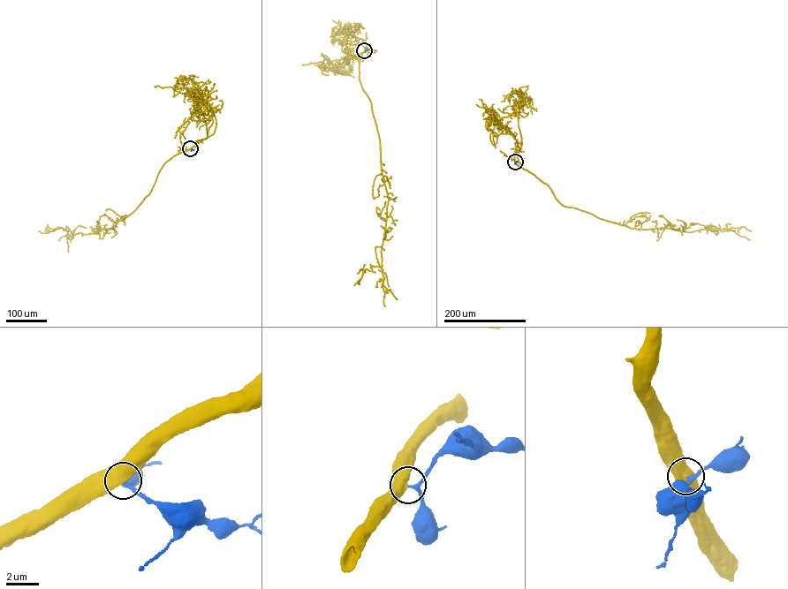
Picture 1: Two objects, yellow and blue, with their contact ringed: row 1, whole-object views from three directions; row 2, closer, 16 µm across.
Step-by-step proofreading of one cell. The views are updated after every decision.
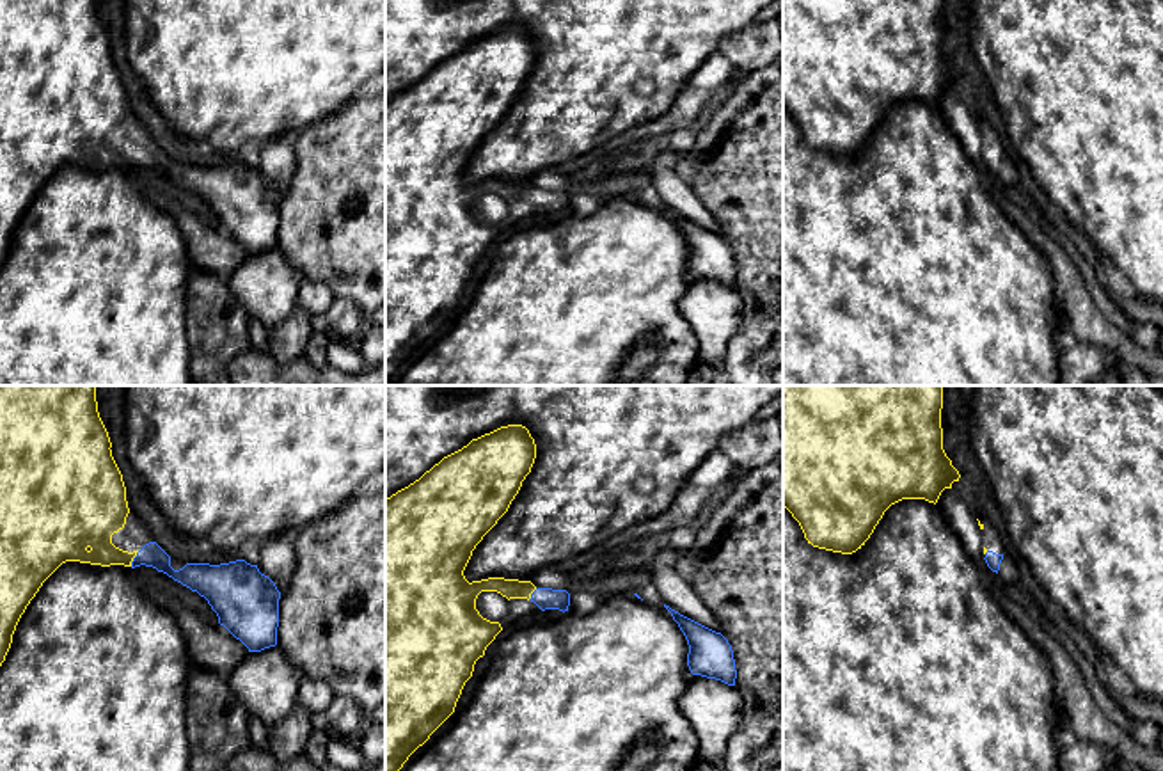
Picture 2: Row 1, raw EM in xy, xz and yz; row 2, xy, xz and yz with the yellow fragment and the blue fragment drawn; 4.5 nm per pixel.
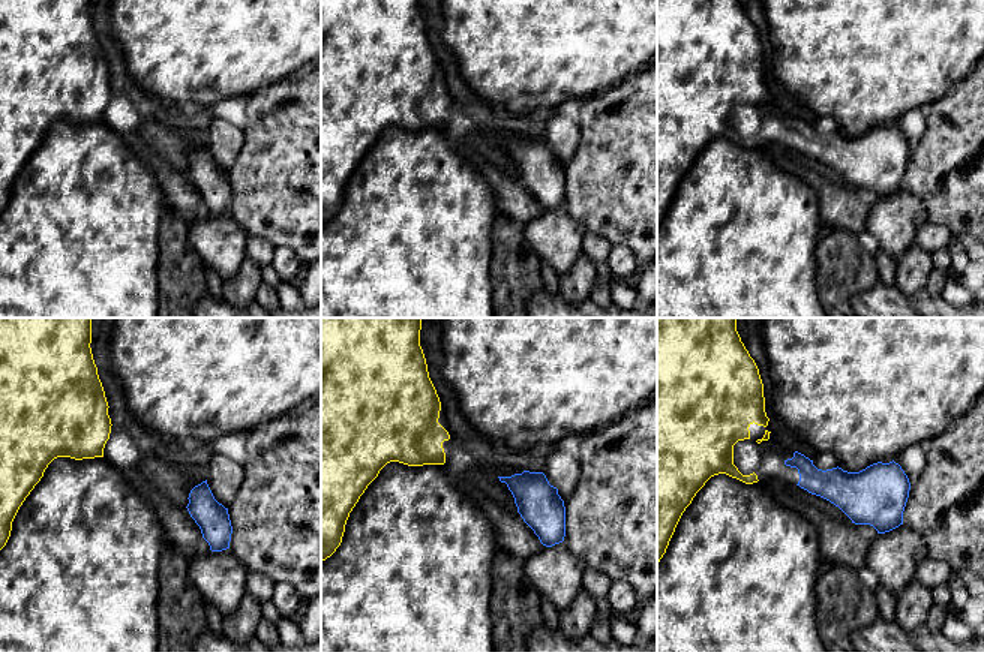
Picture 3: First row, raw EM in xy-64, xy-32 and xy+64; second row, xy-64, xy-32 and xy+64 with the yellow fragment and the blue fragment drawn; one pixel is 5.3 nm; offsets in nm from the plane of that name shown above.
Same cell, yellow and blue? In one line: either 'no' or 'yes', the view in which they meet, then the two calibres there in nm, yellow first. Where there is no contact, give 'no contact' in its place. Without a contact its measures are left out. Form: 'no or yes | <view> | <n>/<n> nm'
yes | xy | 240/110 nm

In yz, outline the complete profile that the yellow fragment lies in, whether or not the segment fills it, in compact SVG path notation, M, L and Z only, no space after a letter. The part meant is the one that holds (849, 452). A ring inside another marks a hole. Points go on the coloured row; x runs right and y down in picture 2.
M783 386L783 506L799 522L808 544L819 549L852 554L865 545L884 512L902 499L938 503L961 474L943 449L943 386Z

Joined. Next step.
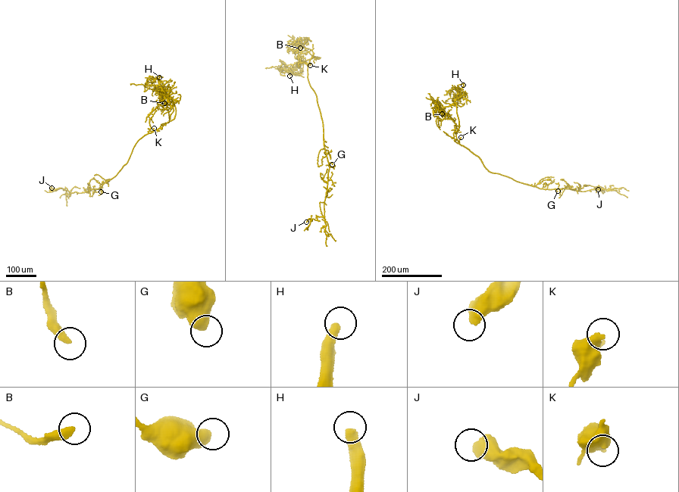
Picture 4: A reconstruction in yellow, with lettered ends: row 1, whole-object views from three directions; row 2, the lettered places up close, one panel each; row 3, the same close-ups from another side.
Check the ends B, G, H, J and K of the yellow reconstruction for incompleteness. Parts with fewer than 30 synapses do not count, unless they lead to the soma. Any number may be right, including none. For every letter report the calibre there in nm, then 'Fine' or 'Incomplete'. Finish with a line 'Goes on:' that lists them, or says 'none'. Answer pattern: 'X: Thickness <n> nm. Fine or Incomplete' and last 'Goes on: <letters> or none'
B: Thickness 360 nm. Fine
G: Thickness 600 nm. Fine
H: Thickness 440 nm. Incomplete
J: Thickness 500 nm. Fine
K: Thickness 440 nm. Fine
Goes on: H

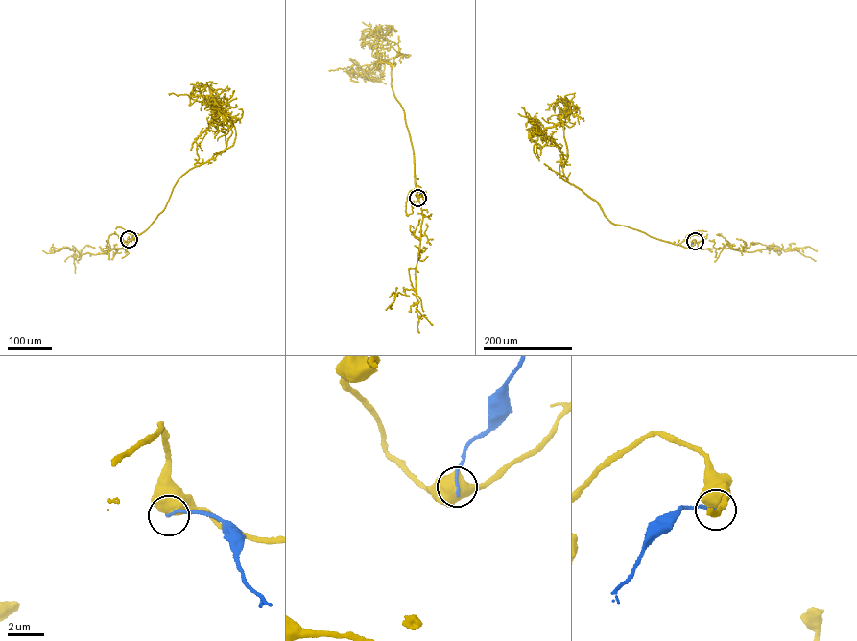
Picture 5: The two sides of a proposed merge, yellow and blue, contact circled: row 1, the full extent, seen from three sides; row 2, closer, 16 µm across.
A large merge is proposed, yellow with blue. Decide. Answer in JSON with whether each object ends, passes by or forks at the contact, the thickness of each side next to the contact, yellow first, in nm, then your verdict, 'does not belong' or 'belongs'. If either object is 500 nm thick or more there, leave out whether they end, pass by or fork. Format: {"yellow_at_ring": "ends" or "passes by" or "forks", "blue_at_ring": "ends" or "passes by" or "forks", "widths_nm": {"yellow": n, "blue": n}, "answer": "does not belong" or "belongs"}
{"widths_nm": {"yellow": 750, "blue": 170}, "answer": "does not belong"}

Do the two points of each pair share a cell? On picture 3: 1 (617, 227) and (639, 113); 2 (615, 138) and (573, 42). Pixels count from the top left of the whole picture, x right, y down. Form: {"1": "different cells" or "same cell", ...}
{"1": "same cell", "2": "different cells"}

